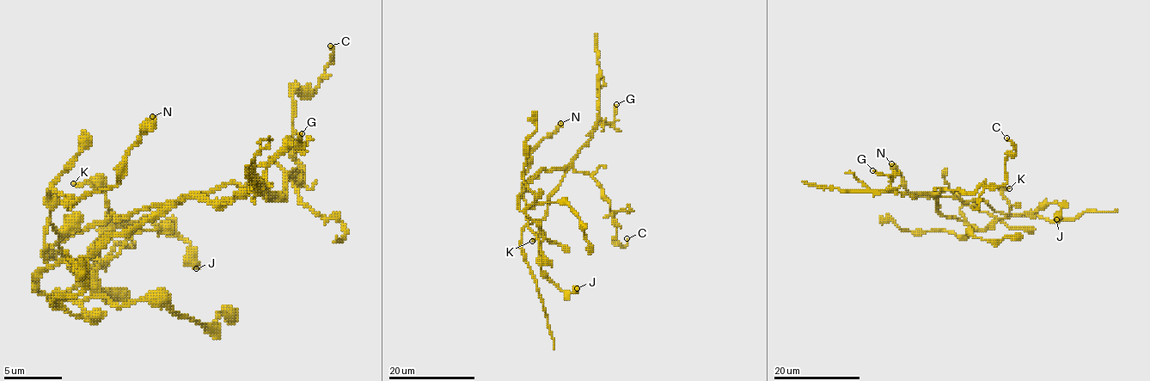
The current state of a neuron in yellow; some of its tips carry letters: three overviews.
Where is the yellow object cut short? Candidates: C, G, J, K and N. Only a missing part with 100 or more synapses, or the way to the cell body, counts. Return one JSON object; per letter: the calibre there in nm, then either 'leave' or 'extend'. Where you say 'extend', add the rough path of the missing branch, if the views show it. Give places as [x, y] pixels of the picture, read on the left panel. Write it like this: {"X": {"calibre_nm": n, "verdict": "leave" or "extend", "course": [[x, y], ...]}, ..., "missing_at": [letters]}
{"C": {"calibre_nm": 120, "verdict": "leave"}, "G": {"calibre_nm": 150, "verdict": "leave"}, "J": {"calibre_nm": 750, "verdict": "leave"}, "K": {"calibre_nm": 160, "verdict": "leave"}, "N": {"calibre_nm": 550, "verdict": "leave"}, "missing_at": []}

